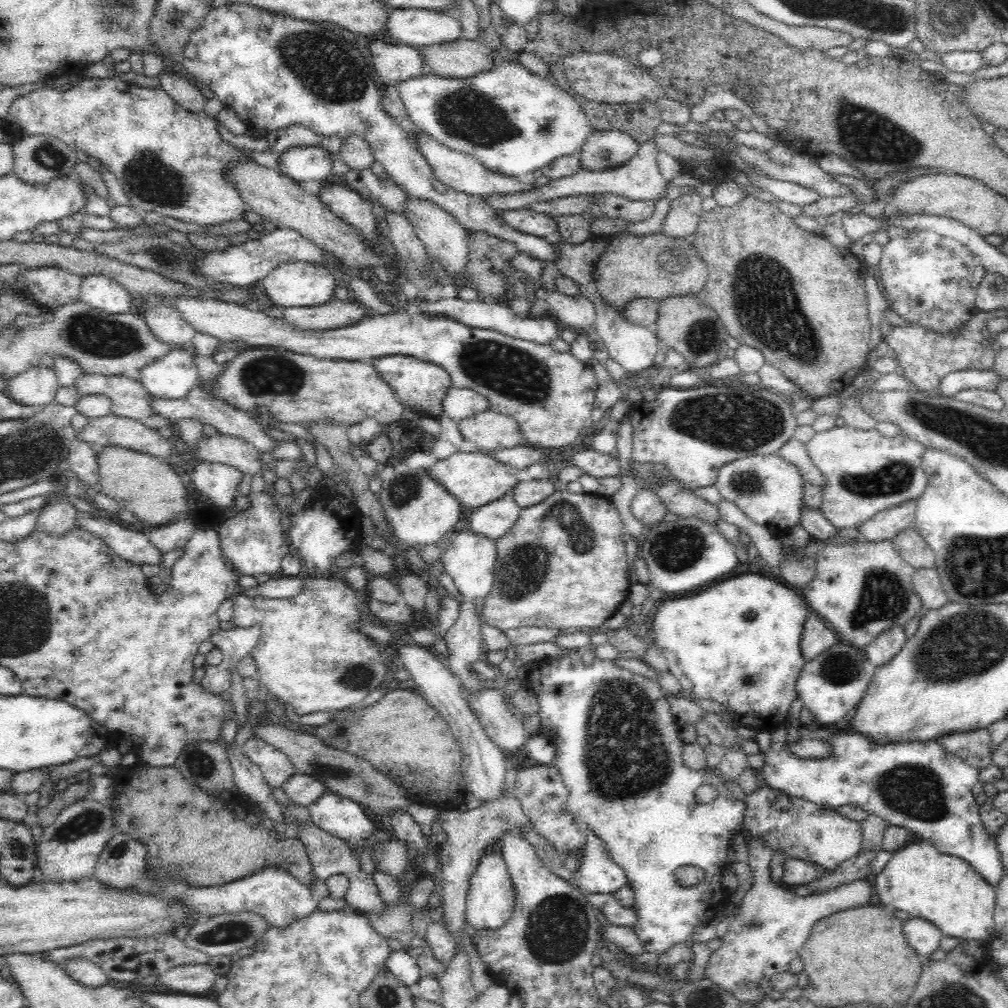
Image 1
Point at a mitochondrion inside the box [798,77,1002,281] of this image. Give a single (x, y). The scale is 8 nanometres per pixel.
(866, 135)

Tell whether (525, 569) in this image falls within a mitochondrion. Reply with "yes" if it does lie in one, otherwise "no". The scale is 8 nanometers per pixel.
yes

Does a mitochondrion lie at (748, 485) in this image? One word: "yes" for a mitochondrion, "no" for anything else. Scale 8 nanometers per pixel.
yes

